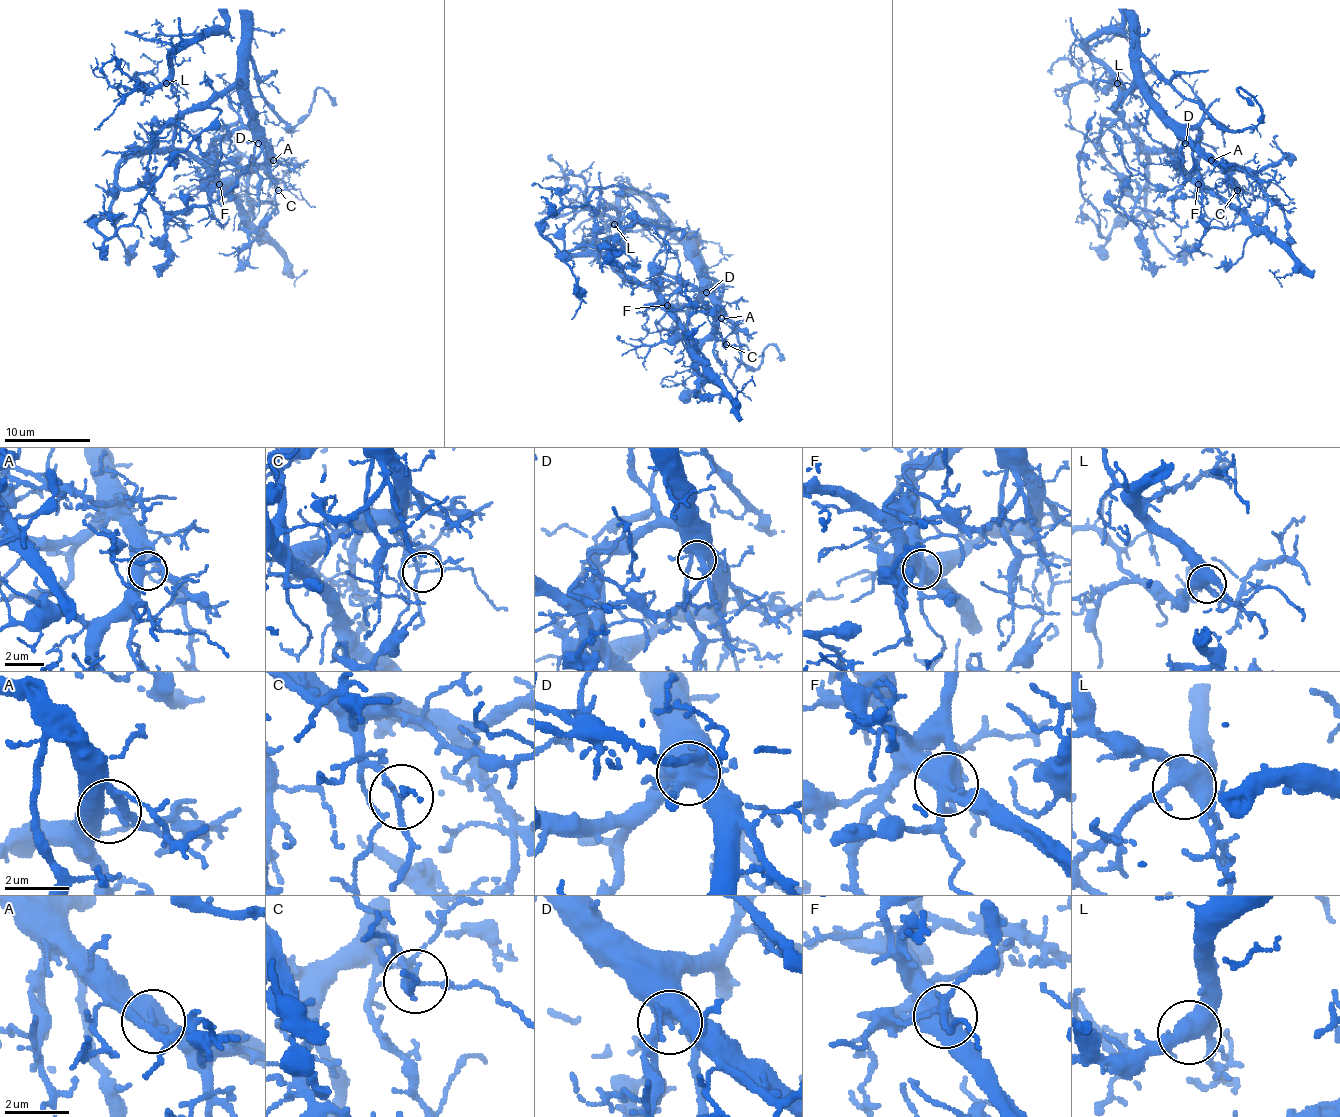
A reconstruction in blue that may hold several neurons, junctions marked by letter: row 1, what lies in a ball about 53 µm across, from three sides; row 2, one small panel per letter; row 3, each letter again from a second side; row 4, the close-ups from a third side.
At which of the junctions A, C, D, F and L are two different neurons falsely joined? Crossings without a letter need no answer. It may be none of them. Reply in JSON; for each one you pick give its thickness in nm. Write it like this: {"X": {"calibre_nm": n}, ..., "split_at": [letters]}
{"F": {"calibre_nm": 550}, "split_at": ["F"]}

